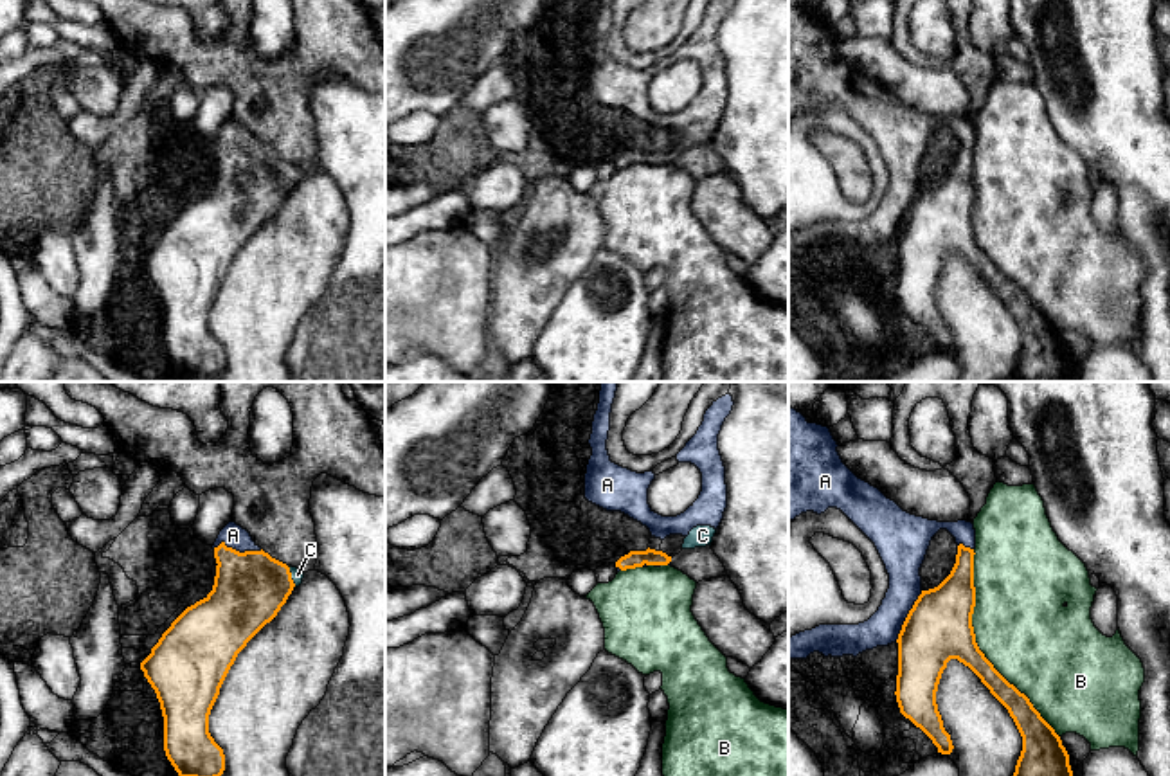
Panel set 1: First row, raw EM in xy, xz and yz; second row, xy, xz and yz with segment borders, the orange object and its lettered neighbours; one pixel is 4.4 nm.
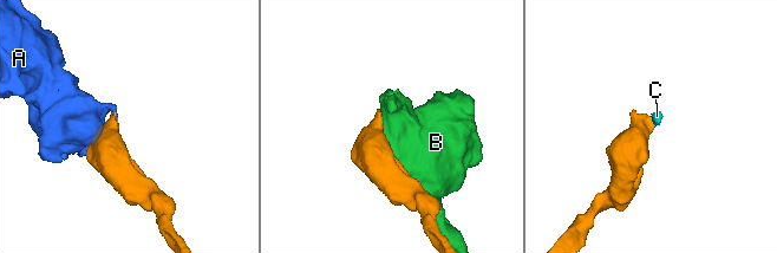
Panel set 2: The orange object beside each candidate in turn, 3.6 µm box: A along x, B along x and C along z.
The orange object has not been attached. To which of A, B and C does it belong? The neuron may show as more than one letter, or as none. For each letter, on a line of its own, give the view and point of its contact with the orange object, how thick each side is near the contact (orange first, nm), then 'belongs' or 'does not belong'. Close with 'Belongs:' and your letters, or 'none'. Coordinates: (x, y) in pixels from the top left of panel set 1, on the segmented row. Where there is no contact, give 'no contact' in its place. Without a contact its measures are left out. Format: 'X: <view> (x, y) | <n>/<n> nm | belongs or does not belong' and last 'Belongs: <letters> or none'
A: yz (908, 616) | 300/170 nm | belongs
B: yz (976, 645) | 300/420 nm | does not belong
C: xy (290, 577) | 320/50 nm | belongs
Belongs: A, C

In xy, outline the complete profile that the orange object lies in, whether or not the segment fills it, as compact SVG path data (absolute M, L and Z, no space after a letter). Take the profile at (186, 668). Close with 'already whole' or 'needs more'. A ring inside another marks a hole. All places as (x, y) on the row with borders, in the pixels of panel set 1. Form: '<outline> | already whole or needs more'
M229 522L220 531L212 549L218 564L212 591L187 607L140 663L140 670L160 702L164 751L178 776L223 774L223 749L209 733L211 709L238 654L277 616L304 578L297 567L265 553L236 522Z | needs more

